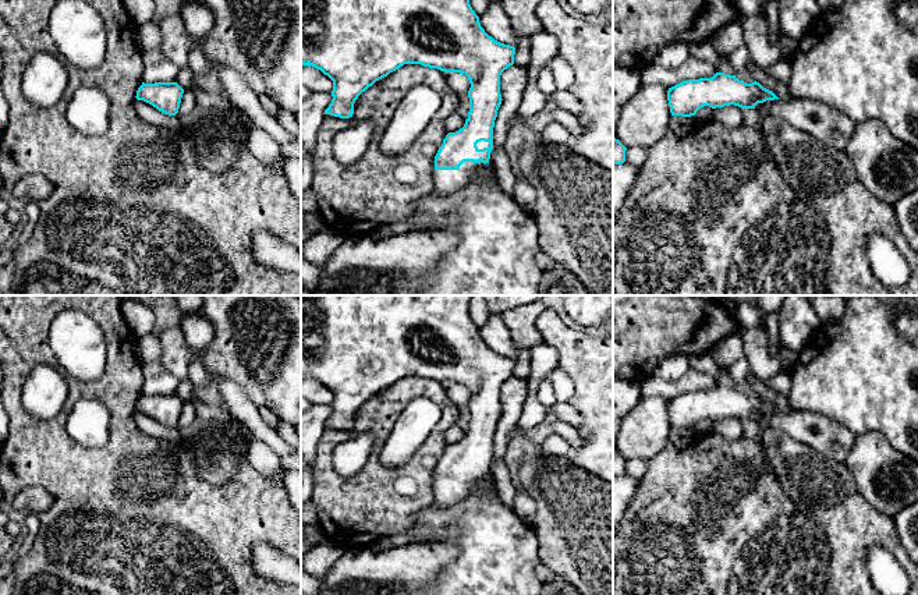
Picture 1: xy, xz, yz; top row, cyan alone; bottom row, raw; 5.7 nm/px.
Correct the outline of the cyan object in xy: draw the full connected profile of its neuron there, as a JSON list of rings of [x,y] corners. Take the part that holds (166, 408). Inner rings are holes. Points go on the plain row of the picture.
[[[142,394],[135,410],[152,417],[164,426],[176,428],[180,421],[182,405],[184,401],[177,394]]]

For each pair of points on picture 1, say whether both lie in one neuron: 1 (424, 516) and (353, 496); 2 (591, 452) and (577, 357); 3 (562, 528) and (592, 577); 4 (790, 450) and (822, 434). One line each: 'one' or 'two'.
1: two
2: one
3: one
4: two

